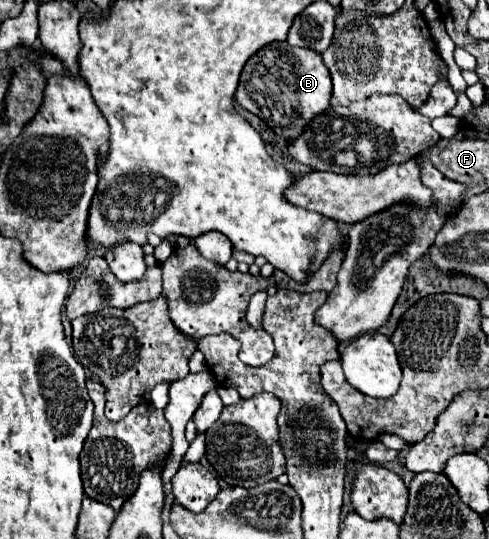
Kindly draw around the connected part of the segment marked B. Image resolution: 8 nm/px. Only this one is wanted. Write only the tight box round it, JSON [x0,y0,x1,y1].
[236,42,332,140]

